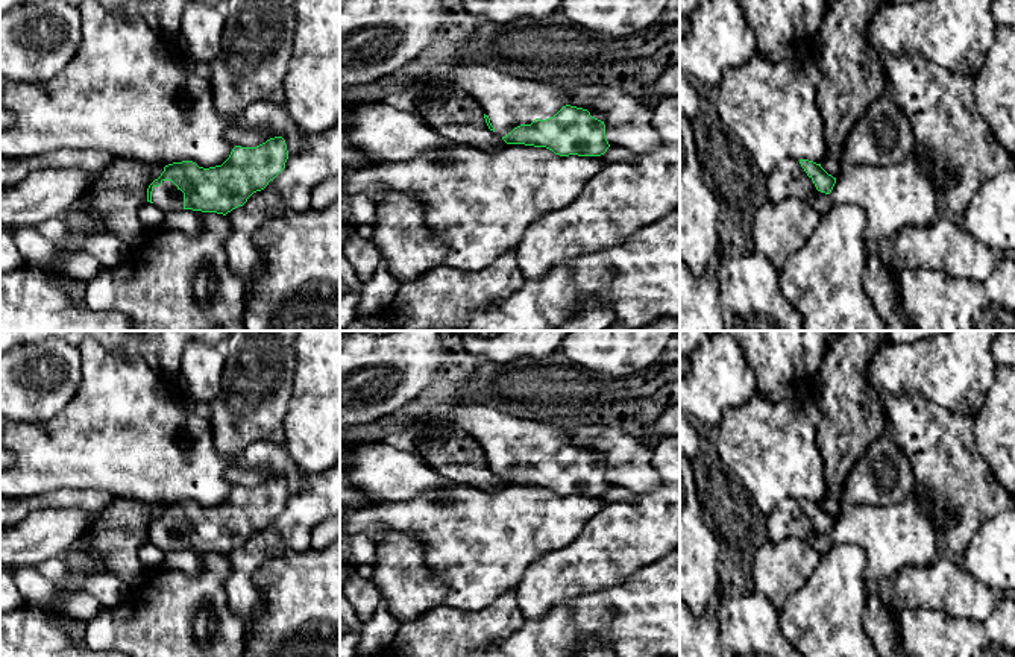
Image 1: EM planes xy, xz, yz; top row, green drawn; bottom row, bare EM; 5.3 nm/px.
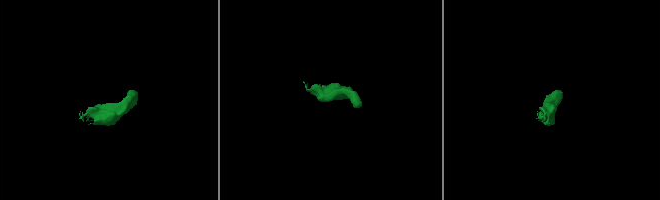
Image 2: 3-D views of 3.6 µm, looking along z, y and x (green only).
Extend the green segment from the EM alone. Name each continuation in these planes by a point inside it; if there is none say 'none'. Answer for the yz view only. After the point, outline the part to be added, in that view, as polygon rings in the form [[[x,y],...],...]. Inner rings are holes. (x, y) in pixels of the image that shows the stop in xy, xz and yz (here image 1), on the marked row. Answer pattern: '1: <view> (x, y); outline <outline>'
1: yz (788, 179); outline [[[790,158],[783,159],[766,178],[766,197],[771,202],[801,199],[821,215],[825,215],[833,206],[830,194],[818,191],[800,161]]]

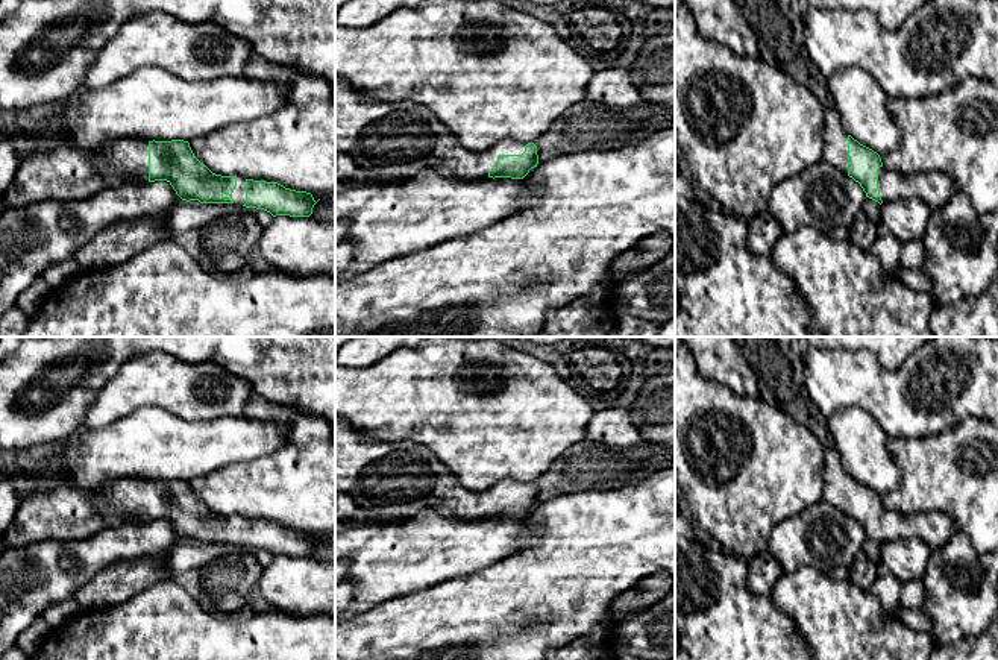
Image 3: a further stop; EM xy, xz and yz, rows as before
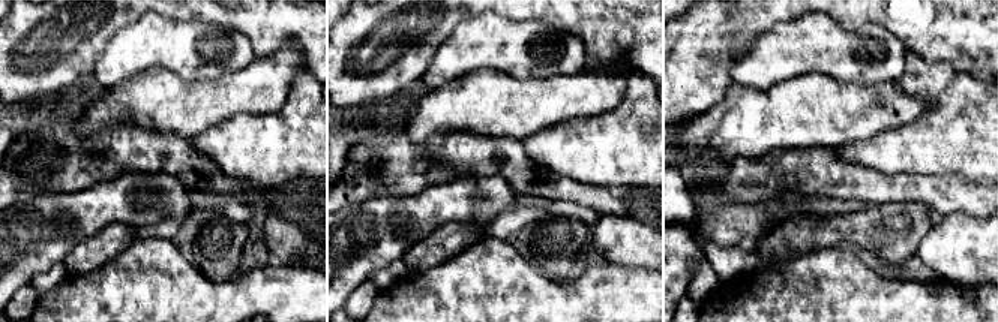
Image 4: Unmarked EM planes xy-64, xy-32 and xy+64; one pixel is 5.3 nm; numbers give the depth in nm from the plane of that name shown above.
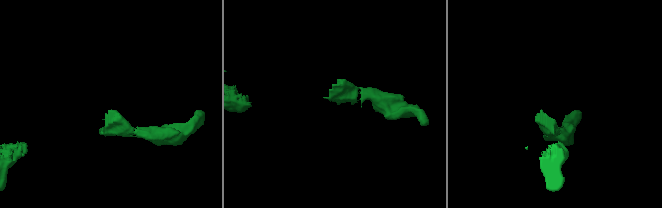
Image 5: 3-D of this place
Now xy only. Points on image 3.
1: xy (238, 194); outline [[[237,176],[237,187],[232,193],[234,203],[244,205],[246,203],[246,179]]]

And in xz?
1: xz (407, 137); outline [[[335,77],[335,153],[349,155],[356,167],[388,167],[393,178],[400,181],[423,168],[432,168],[446,178],[478,181],[497,168],[499,155],[522,155],[526,144],[501,141],[487,150],[469,150],[426,106],[410,99],[370,100]]]

